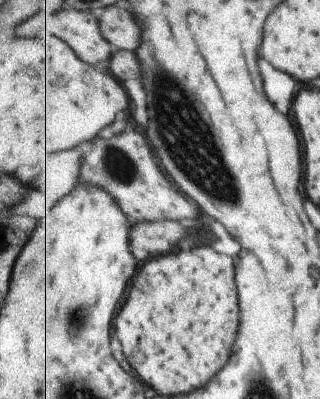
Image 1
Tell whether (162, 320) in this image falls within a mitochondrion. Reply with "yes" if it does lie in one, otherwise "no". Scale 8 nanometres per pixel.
no

